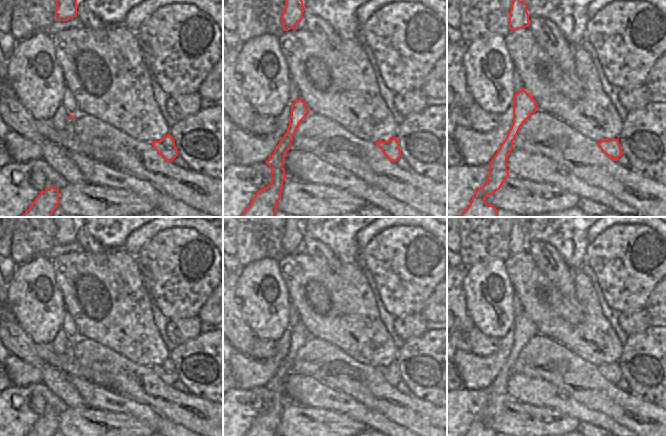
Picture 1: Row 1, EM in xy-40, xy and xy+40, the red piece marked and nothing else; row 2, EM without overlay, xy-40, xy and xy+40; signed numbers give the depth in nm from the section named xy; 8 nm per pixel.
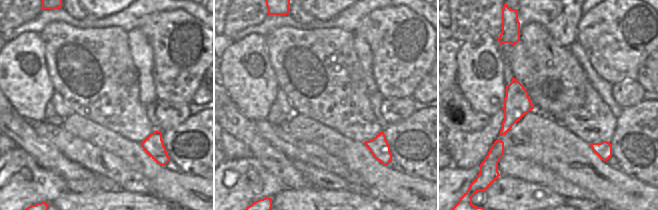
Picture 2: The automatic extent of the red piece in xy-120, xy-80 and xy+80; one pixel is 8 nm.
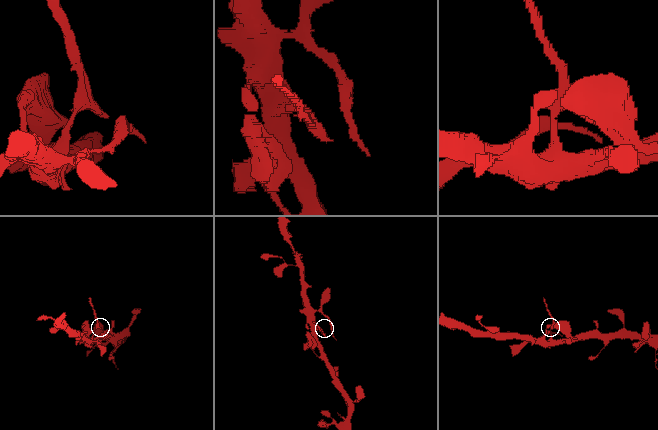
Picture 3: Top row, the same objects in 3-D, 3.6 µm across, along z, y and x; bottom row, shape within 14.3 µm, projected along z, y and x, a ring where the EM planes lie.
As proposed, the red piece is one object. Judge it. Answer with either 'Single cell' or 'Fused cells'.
Fused cells

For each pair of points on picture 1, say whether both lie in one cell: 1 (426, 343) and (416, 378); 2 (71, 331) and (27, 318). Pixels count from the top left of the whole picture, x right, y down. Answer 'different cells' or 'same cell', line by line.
1: same cell
2: different cells

